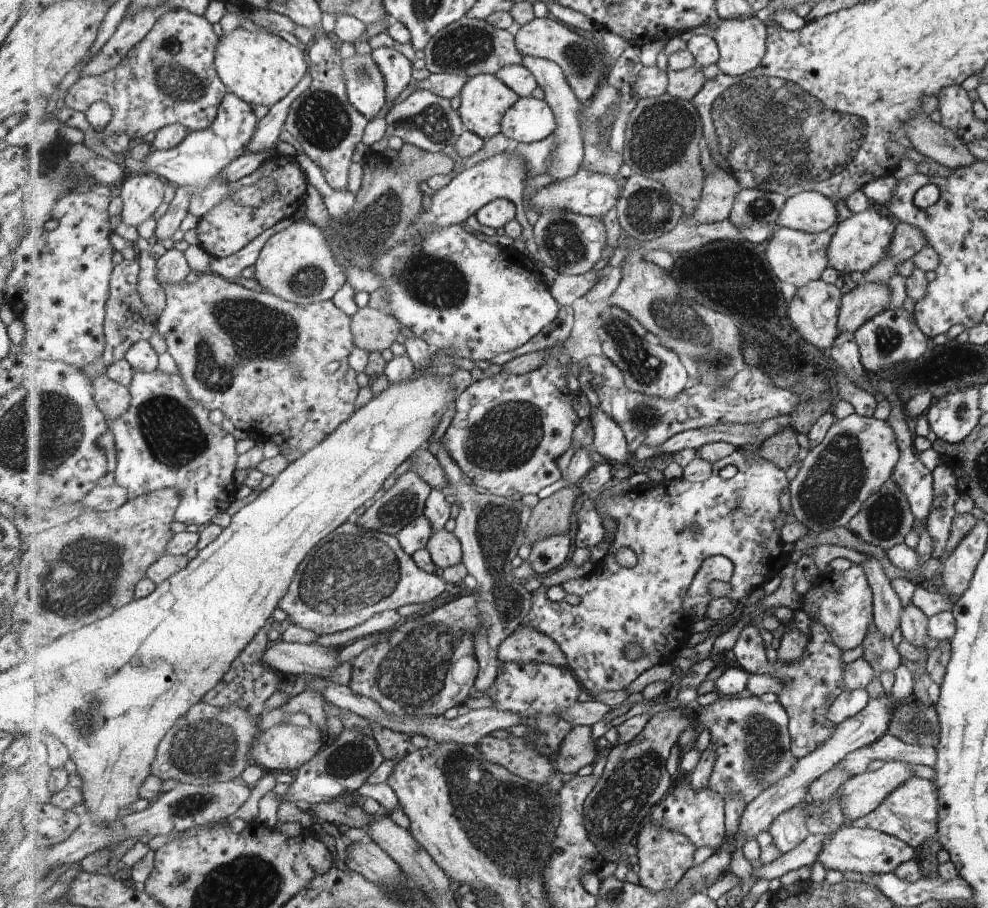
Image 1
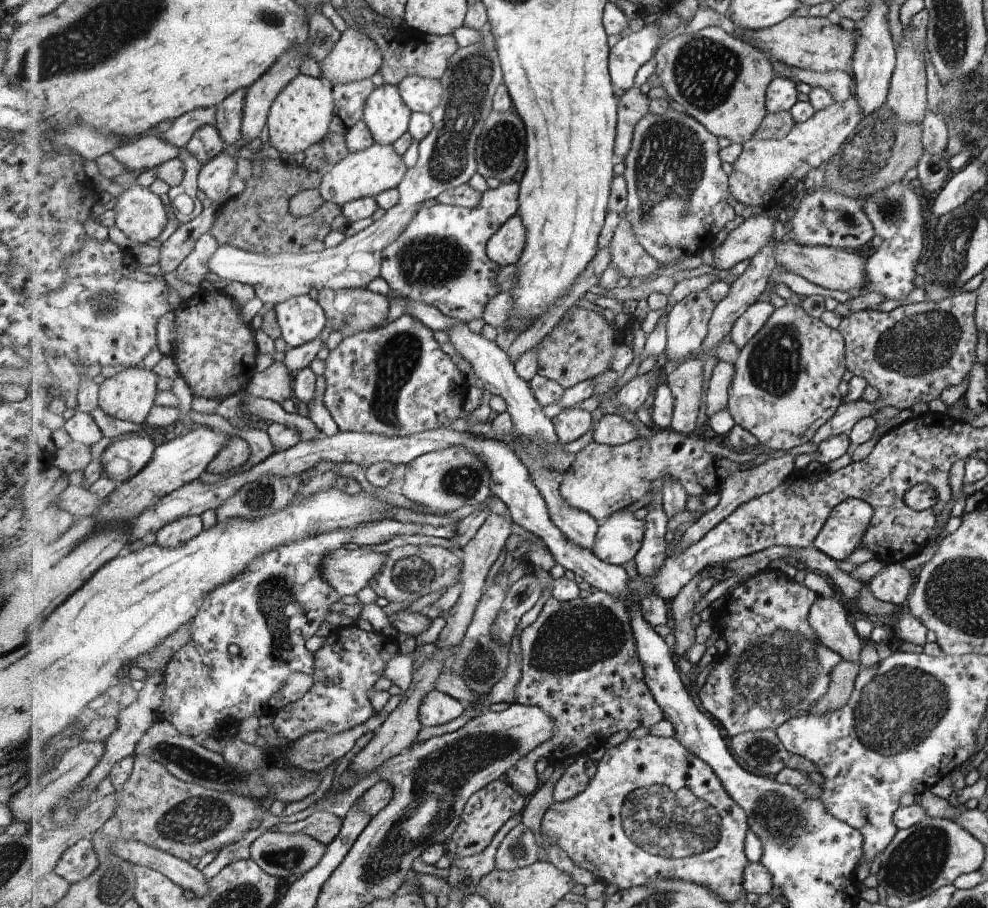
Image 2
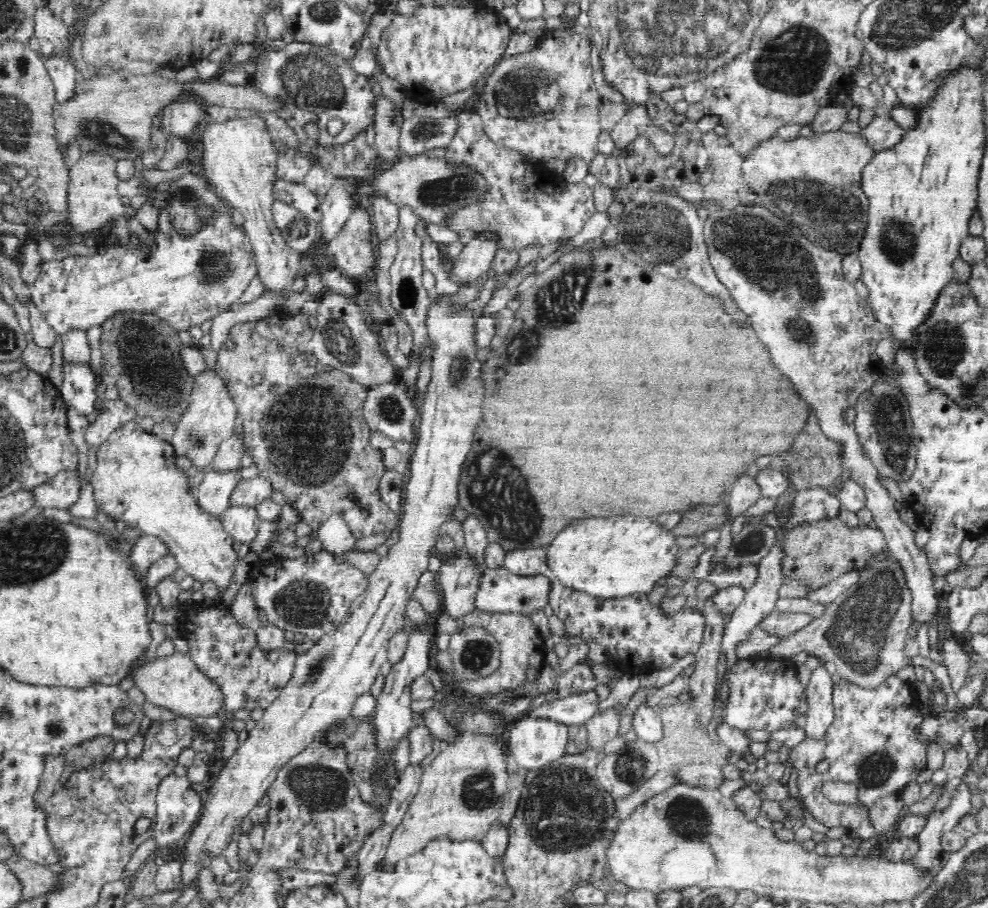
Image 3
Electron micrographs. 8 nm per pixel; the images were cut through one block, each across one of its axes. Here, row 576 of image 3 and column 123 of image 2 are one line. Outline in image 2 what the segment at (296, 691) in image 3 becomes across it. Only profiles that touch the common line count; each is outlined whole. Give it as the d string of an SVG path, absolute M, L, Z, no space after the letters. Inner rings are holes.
M147 366L125 367L120 373L105 379L99 386L99 406L115 418L143 424L155 406L155 398L160 391L160 380L161 378Z

